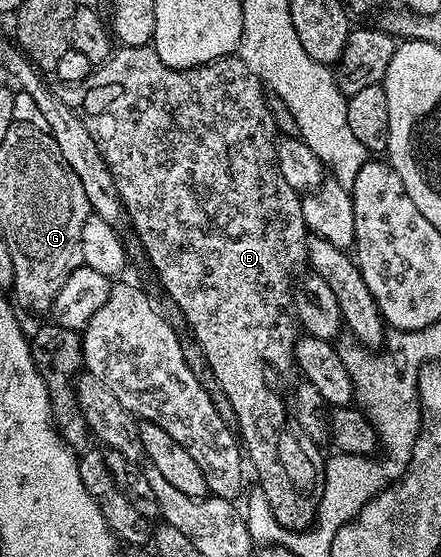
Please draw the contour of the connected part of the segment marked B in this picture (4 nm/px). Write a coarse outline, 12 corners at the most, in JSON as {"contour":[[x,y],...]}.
{"contour":[[118,47],[63,102],[285,530],[302,197],[240,56]]}

